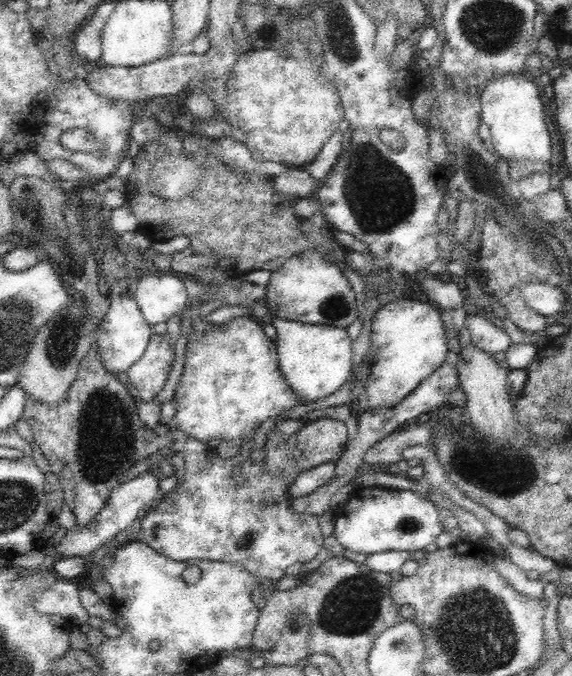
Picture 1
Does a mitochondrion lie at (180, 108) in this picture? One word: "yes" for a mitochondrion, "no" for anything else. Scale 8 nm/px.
no

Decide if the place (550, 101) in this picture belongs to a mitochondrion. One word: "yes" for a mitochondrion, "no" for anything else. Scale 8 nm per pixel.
no

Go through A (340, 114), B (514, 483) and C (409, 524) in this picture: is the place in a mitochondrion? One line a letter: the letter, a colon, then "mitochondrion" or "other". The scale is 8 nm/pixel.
A: other
B: mitochondrion
C: mitochondrion

